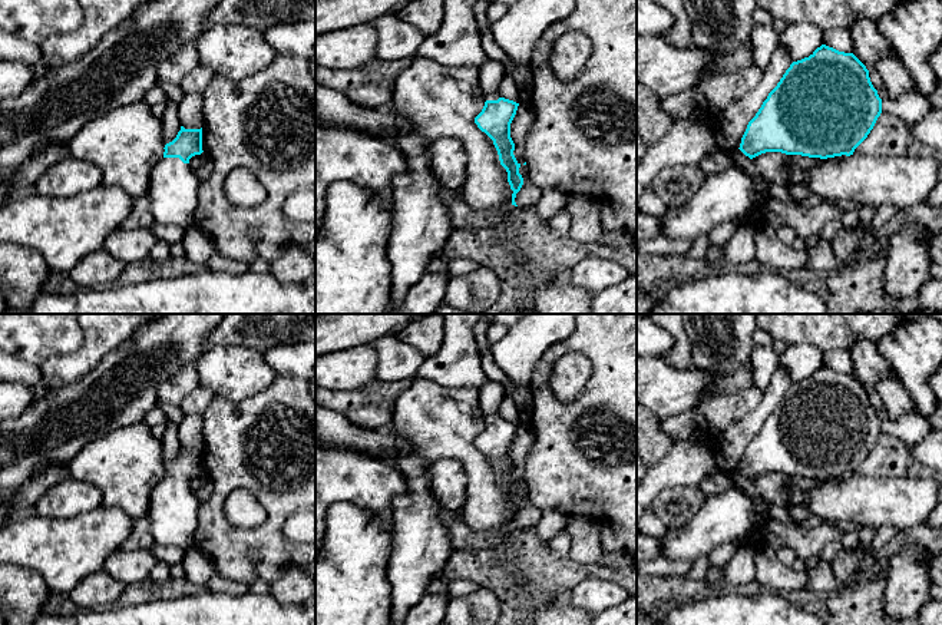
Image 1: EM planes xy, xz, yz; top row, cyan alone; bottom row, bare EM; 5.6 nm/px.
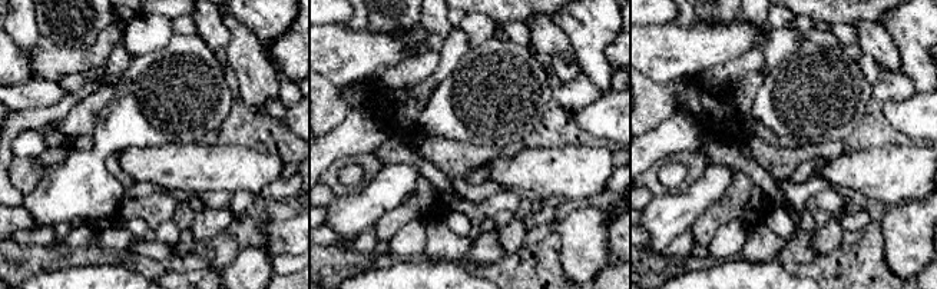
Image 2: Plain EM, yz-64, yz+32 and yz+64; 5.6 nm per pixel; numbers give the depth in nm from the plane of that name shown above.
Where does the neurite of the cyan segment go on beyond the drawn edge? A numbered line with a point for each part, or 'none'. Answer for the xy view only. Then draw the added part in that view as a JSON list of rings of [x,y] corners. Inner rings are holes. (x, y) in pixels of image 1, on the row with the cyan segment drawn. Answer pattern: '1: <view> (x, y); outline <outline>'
1: xy (174, 192); outline [[[163,158],[152,171],[148,192],[153,224],[192,226],[201,183],[189,163]]]

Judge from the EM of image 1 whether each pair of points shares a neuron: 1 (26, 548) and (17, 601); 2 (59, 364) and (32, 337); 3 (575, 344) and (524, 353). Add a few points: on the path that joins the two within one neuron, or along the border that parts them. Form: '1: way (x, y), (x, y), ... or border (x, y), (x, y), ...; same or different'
1: border (15, 565), (33, 569), (49, 589); different
2: border (82, 341), (70, 351), (50, 356), (39, 367); different
3: border (574, 330), (554, 341), (544, 351), (529, 379); different

